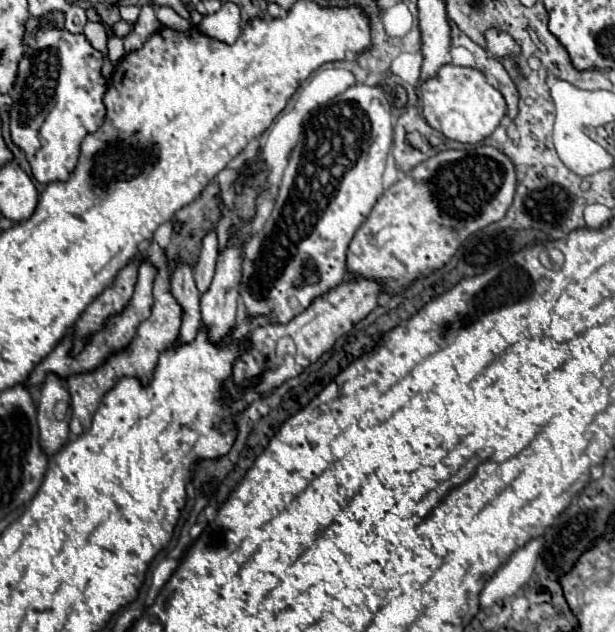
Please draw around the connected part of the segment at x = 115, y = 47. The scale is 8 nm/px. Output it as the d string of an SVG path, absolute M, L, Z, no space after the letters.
M108 35L108 55L110 55L110 59L112 59L112 63L116 65L122 57L124 57L124 47L122 47L122 39L120 37L116 37L116 35Z

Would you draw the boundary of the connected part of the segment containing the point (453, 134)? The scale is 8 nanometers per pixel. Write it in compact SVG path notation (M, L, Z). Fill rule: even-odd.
M452 63L444 65L436 77L420 85L422 115L440 133L452 141L478 143L486 139L506 115L506 101L502 93L488 83L482 71L470 67L456 67Z

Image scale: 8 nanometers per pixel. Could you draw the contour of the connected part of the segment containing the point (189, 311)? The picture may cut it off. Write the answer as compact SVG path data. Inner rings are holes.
M178 265L172 275L172 295L182 307L182 327L176 343L190 343L200 329L200 293L194 285L194 275L188 265Z

